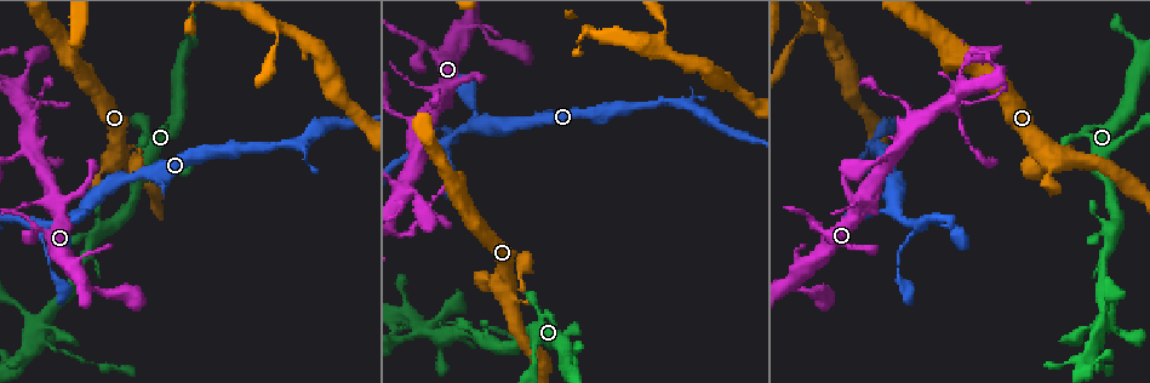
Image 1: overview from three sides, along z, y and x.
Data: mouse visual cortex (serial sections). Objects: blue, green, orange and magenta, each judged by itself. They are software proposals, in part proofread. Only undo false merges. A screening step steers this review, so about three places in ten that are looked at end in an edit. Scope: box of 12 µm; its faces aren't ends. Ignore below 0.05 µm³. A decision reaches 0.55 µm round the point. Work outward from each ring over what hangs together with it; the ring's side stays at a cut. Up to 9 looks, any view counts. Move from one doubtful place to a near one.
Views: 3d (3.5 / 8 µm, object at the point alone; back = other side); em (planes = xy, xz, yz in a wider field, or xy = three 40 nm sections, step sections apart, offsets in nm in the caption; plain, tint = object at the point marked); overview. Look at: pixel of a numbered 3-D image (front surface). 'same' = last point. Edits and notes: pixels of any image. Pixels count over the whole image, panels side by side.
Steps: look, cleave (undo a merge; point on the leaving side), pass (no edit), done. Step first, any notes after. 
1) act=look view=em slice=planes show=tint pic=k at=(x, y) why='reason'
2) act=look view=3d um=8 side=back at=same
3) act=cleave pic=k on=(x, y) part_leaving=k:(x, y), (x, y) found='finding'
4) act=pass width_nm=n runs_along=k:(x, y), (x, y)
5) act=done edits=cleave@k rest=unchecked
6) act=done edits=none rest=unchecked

act=look view=3d um=8 pic=1 at=(814, 227) why='arms part here'

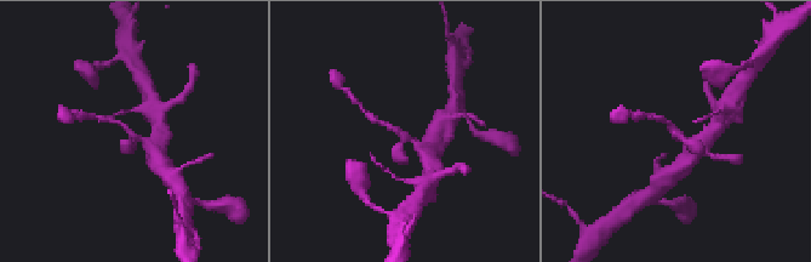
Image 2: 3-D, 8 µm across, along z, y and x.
act=look view=3d um=3.5 pic=2 at=(407, 135)

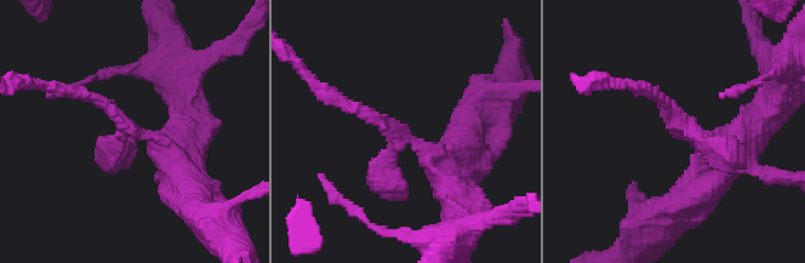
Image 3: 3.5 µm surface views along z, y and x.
act=pass arm_widths_nm=200,300,450 found='all the same cell'

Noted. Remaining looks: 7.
act=look view=3d um=8 pic=1 at=(442, 140) why='sharp bend'

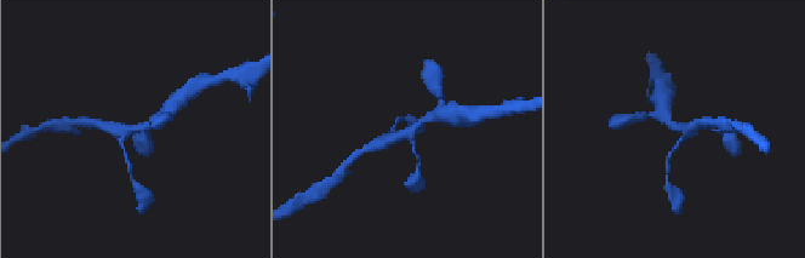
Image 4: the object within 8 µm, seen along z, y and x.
act=look view=3d um=3.5 pic=4 at=(135, 129)

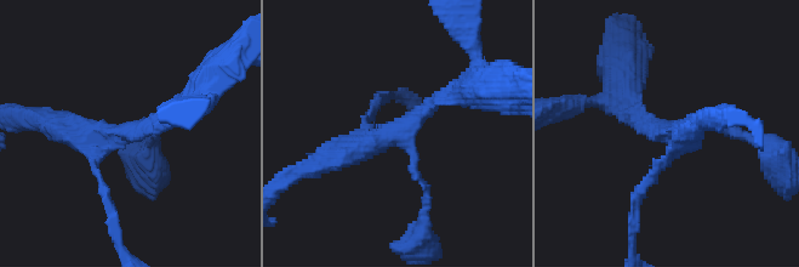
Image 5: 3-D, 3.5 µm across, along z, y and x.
act=look view=em slice=xy step=2 show=tint pic=5 at=(133, 131) arms=4 arm_widths_nm=150,150,250,350

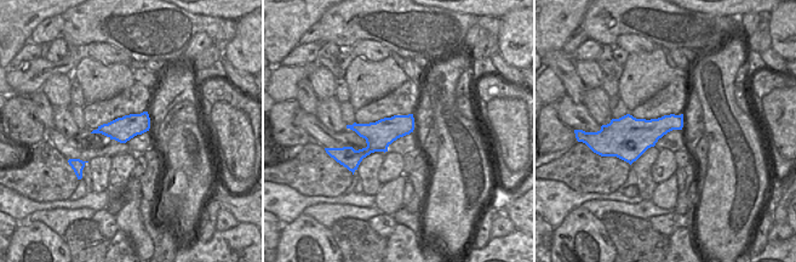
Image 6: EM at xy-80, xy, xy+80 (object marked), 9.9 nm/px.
act=pass width_nm=280 runs_along=5:(466, 92), (336, 157) found='continuous, no second cell'

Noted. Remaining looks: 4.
act=look view=3d um=8 pic=1 at=(1003, 87) why='sharp bend'

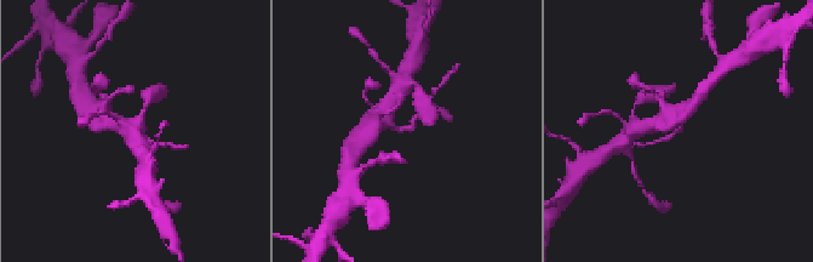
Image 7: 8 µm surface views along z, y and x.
act=look view=3d um=3.5 pic=7 at=(400, 129) why='closer look'

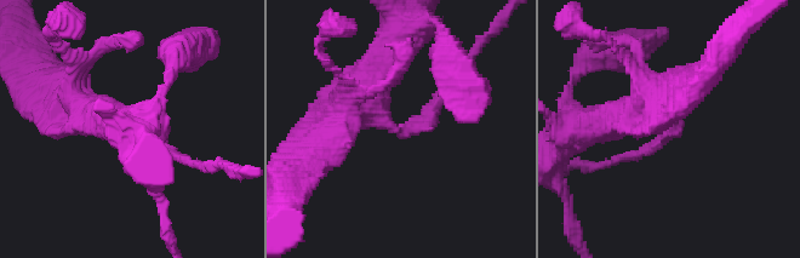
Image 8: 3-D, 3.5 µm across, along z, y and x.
act=cleave pic=8 on=(655, 145) part_leaving=8:(678, 124), (652, 149), (609, 165) found='two cells meet here'

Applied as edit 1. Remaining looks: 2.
act=done edits=cleave@8 rest=unchecked

